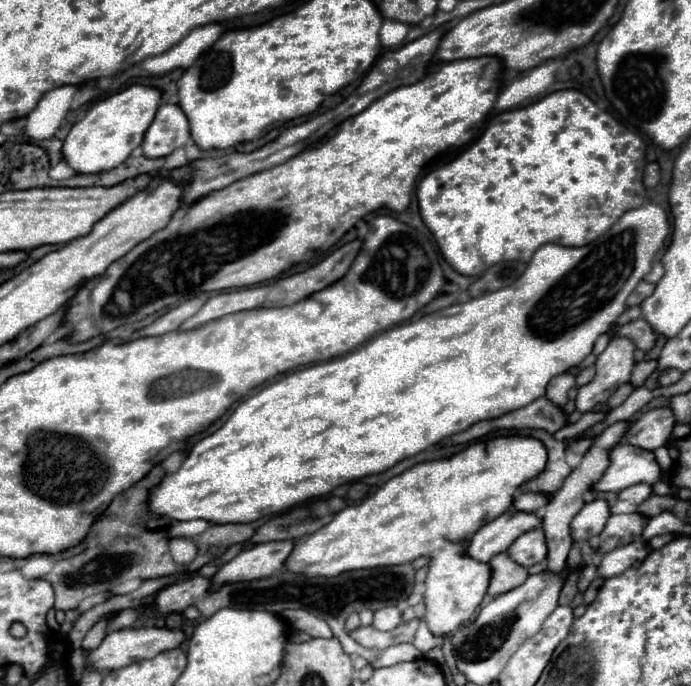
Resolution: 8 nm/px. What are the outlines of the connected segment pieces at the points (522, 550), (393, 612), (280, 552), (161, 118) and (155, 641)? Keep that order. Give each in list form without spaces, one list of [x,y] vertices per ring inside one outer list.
[[[538,527],[534,531],[528,531],[524,535],[520,535],[508,549],[508,555],[524,565],[524,567],[532,567],[534,563],[540,563],[546,559],[548,555],[548,545],[546,545],[546,537],[544,531]]]
[[[398,607],[378,609],[378,611],[374,613],[374,623],[372,623],[372,627],[374,627],[374,629],[380,629],[380,631],[390,631],[390,629],[394,629],[400,621],[402,621],[402,613],[400,613]]]
[[[268,541],[248,551],[240,551],[232,561],[224,563],[212,577],[216,585],[220,581],[252,581],[270,577],[286,567],[286,559],[294,549],[294,541]]]
[[[160,105],[152,125],[146,131],[142,149],[146,157],[166,157],[190,139],[190,125],[180,105]]]
[[[138,627],[138,629],[120,629],[120,631],[110,631],[104,641],[100,643],[100,647],[96,647],[94,651],[90,651],[86,663],[90,669],[120,669],[124,665],[130,665],[134,661],[142,661],[142,659],[152,659],[156,655],[160,655],[162,651],[170,651],[180,647],[180,643],[184,641],[184,631],[182,629],[166,629],[166,627]]]

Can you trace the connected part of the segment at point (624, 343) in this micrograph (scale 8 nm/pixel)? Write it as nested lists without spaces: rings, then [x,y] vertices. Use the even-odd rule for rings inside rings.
[[[614,337],[606,351],[596,361],[596,377],[592,383],[578,389],[576,409],[586,413],[592,411],[596,403],[606,403],[608,397],[622,383],[630,381],[634,369],[636,345],[626,337]]]

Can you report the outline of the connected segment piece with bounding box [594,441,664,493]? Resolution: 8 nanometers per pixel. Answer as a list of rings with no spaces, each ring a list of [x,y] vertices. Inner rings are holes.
[[[622,441],[610,453],[610,467],[594,485],[594,491],[622,491],[630,485],[656,485],[664,481],[664,471],[652,451]]]

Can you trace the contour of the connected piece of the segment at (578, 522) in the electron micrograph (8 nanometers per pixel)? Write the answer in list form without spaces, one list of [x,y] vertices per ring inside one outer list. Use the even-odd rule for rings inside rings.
[[[594,499],[582,507],[582,511],[574,517],[570,529],[572,529],[572,539],[574,541],[586,541],[590,537],[596,537],[602,533],[606,521],[610,517],[610,507],[608,501],[604,499]]]

